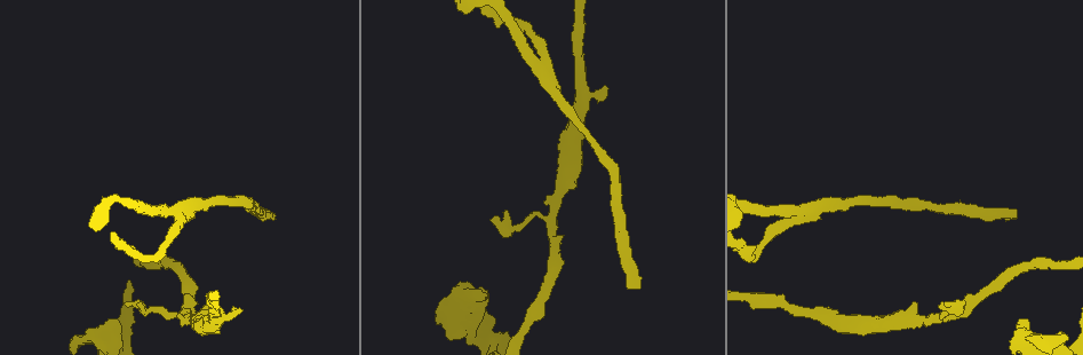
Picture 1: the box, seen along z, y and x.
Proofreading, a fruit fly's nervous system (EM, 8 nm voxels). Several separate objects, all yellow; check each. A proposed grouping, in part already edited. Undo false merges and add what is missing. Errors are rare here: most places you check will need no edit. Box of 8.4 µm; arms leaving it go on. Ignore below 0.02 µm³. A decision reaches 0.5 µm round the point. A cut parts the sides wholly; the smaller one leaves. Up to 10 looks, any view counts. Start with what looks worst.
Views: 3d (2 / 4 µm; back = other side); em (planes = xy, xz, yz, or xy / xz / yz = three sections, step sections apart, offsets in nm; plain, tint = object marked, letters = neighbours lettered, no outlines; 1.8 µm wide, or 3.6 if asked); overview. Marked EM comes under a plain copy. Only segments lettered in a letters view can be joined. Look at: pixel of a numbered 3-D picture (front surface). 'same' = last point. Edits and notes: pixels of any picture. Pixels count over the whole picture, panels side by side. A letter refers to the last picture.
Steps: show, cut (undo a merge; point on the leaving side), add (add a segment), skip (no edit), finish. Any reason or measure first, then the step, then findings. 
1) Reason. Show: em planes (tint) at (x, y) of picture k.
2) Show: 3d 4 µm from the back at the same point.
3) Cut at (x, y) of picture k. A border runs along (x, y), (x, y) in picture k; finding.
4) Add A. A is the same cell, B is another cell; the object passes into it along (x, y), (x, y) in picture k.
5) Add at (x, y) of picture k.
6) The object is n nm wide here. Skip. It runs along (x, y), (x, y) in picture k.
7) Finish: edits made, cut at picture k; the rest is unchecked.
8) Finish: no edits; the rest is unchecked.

Arms part here. Show: em planes (tint) at (796, 210) of picture 1.

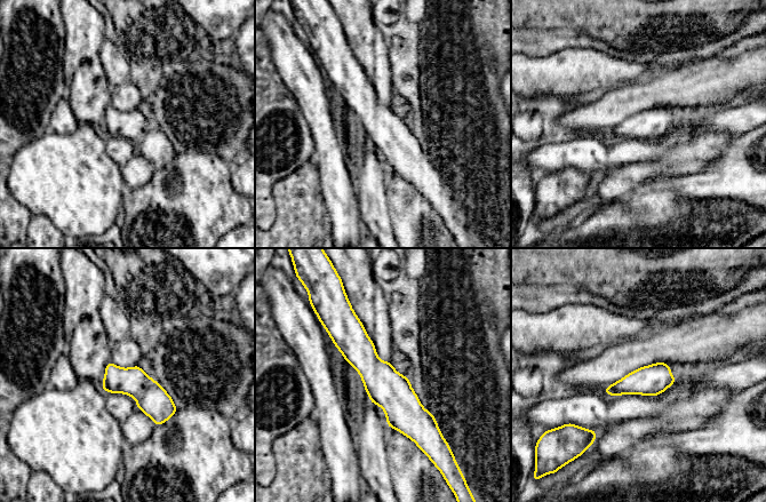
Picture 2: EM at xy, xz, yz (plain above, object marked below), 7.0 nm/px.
Show: em planes (letters) at the same point.

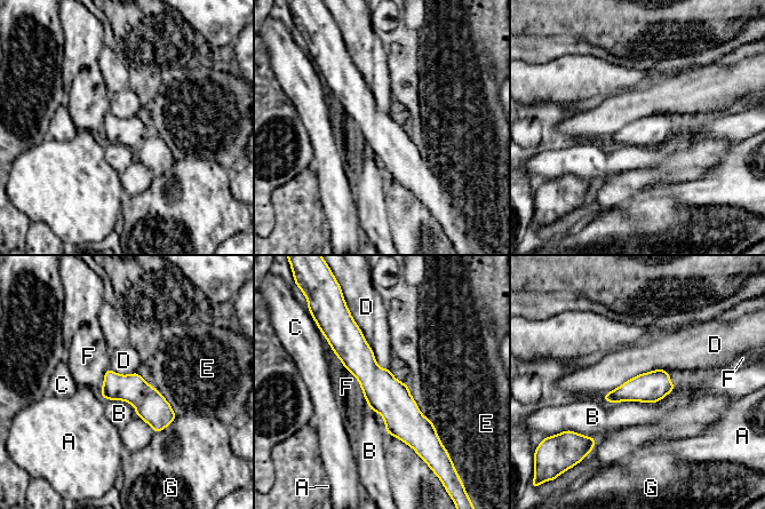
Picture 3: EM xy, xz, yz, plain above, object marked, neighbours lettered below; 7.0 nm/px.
Cut at (153, 408) of picture 3. A, B, C, D, E, F and G are other cells; a border runs along (151, 386), (135, 406) in picture 3; a second neuron is stuck on.

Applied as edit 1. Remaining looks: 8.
See it whole again. Show: overview.

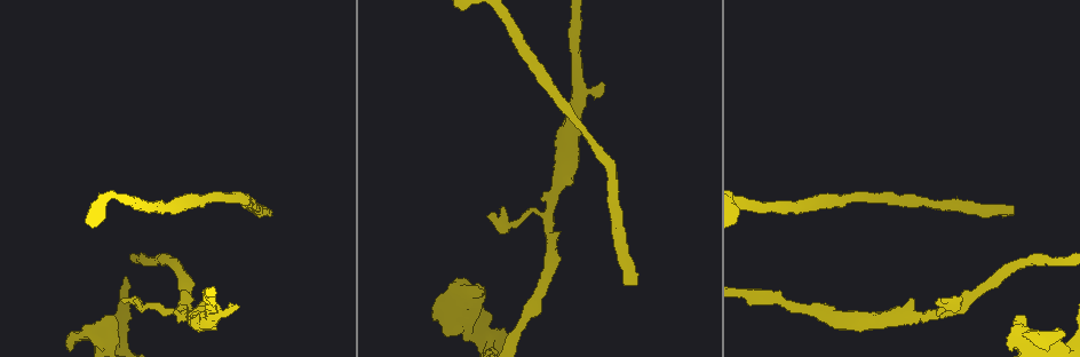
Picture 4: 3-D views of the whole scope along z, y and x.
Three-way junction. Show: 3d 4 µm at (550, 216) of picture 4.

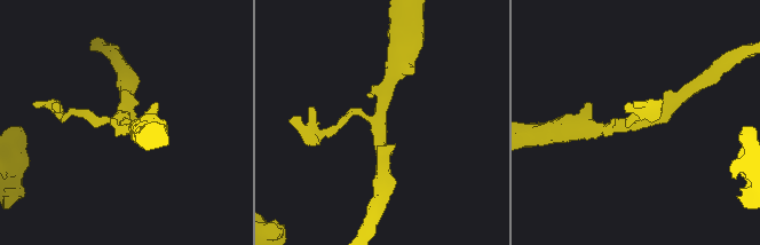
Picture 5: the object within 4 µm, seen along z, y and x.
3 arms meet here. Show: em xy step 4 (letters) at (638, 121) of picture 5.

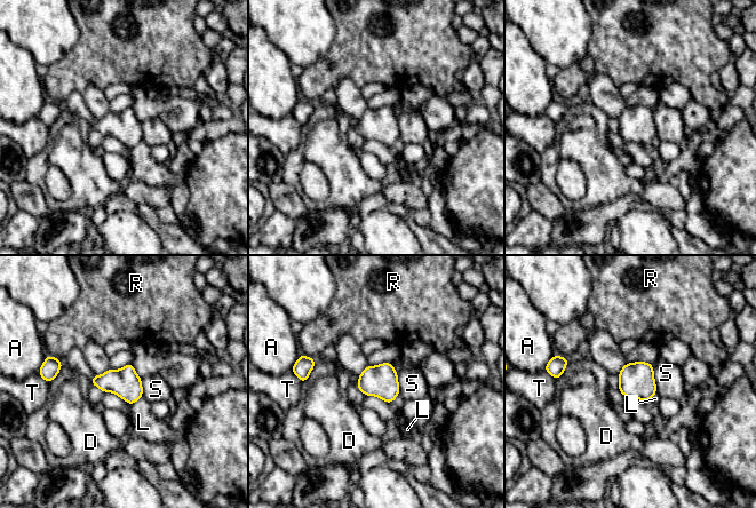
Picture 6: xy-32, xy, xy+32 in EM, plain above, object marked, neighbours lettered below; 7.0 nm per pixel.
Show: em xz step 4 (letters) at the same point.

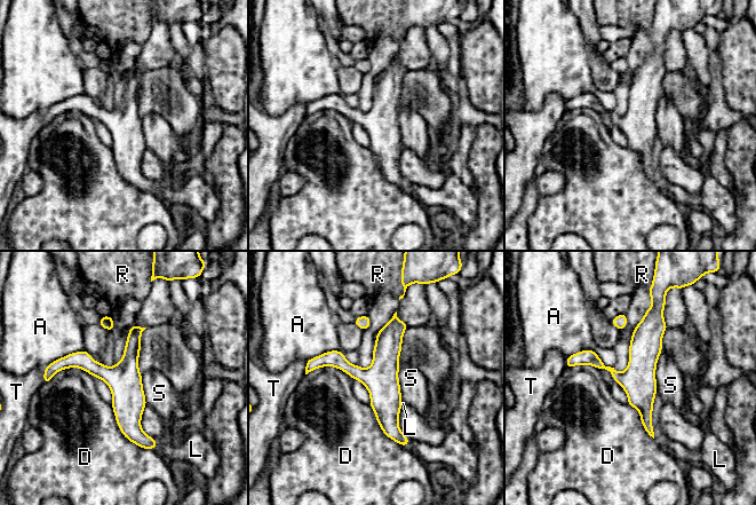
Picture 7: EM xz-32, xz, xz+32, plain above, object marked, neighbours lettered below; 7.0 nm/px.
Skip. A, D, L, R, S and T are other cells; a border runs along (657, 392), (652, 410), (653, 438) in picture 7; continuous, no second neuron.

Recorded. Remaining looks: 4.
Thick end. Show: em planes (letters) at (603, 84) of picture 4.

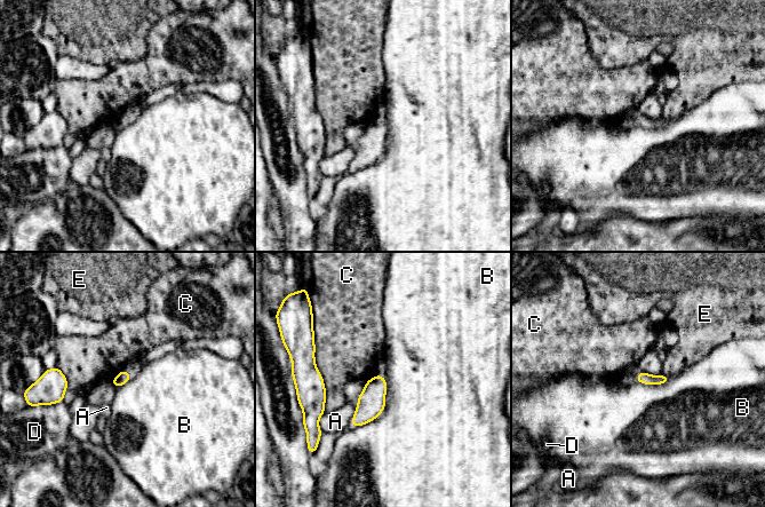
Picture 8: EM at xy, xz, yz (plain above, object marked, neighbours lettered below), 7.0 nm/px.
Skip. A, B, C, D and E are other cells; a border runs along (380, 373), (385, 406), (355, 428) in picture 8; none of them fits.

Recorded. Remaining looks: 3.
Abrupt turn. Show: 3d 4 µm at (1038, 337) of picture 4.

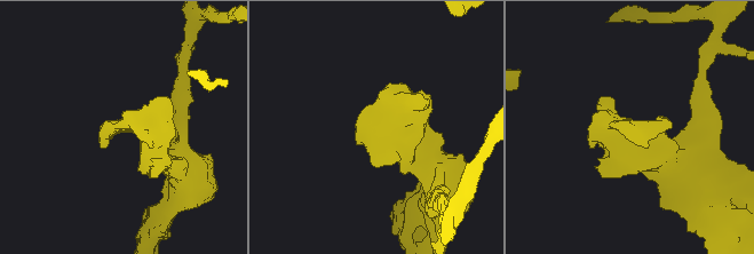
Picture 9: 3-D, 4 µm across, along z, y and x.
Show: em xz step 16 (letters) at (635, 129) of picture 9.

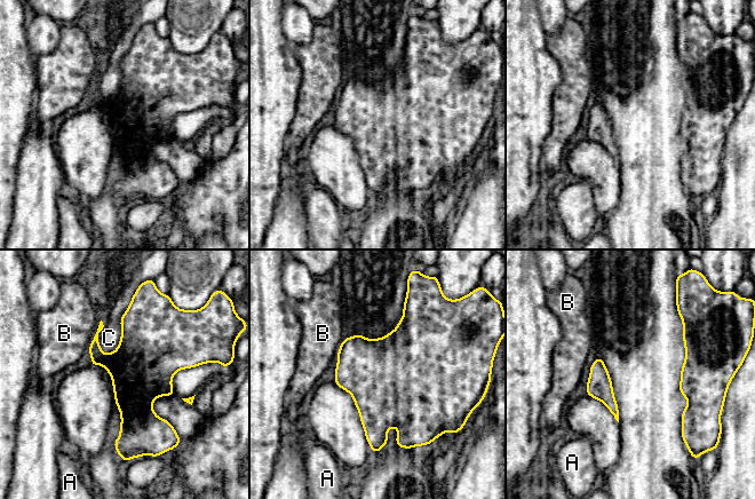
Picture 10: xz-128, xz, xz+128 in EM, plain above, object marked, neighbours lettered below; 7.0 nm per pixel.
Skip. A, B and C are other cells; continuous, no second neuron.

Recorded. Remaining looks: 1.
Finish: edits made, cut at picture 3; the rest is unchecked.

